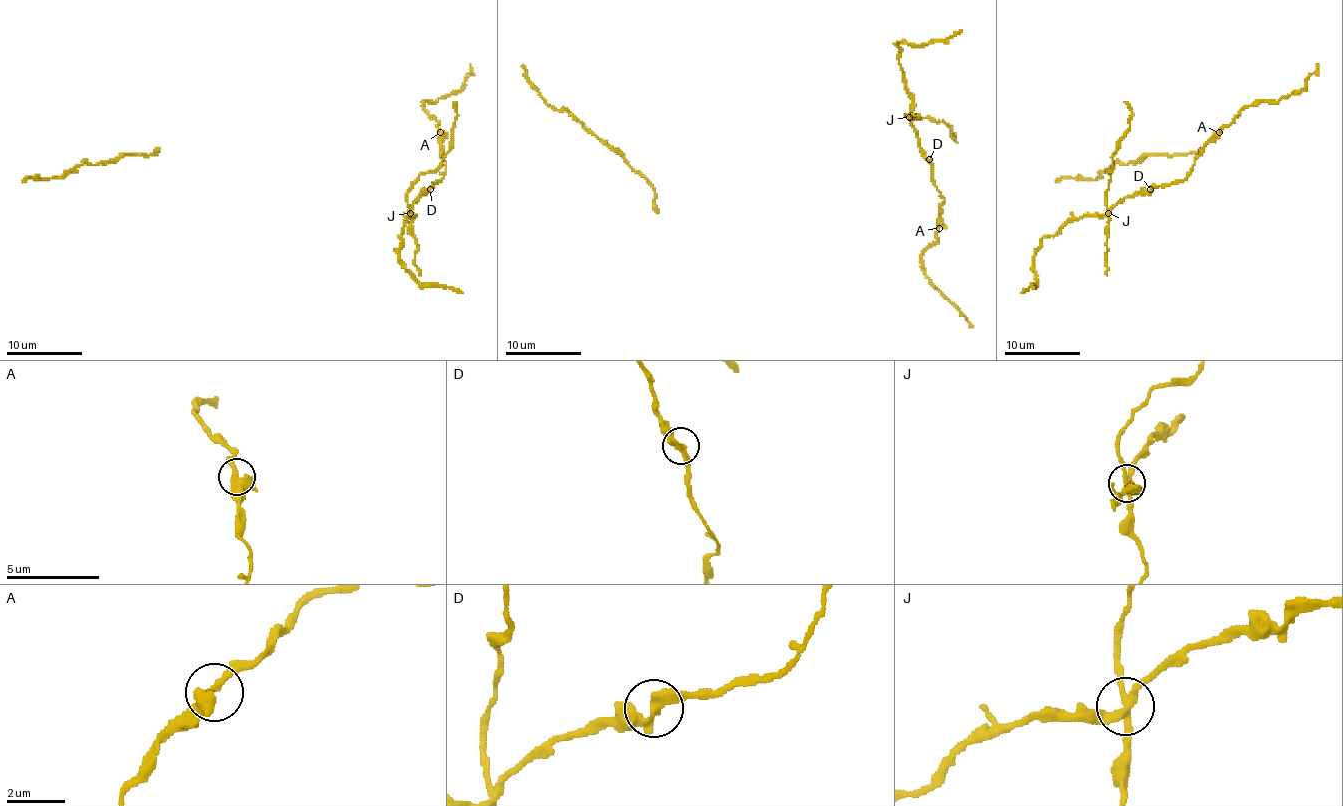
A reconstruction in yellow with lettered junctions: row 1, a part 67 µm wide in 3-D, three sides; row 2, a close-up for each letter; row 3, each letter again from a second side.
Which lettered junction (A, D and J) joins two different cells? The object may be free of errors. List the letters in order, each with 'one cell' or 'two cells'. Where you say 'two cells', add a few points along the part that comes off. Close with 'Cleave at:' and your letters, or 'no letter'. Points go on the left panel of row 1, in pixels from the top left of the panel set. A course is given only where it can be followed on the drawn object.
A: one cell
D: one cell
J: two cells; foreign part runs (409, 212), (407, 189), (419, 176), (432, 172), (451, 146), (457, 115), (455, 102)
Cleave at: J

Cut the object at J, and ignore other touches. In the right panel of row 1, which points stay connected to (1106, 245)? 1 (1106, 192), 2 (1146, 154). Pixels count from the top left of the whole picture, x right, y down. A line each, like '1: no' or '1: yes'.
1: yes
2: no

